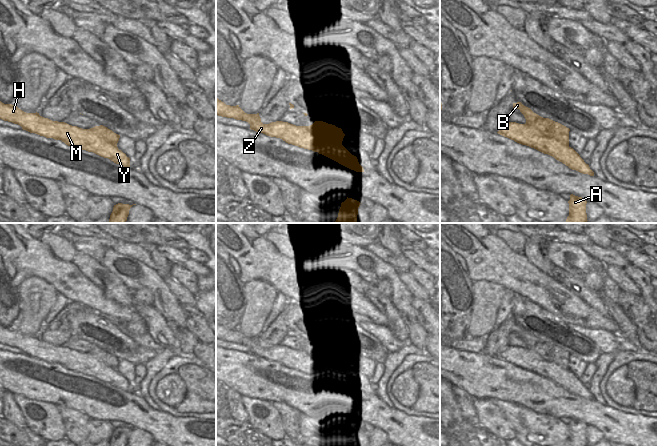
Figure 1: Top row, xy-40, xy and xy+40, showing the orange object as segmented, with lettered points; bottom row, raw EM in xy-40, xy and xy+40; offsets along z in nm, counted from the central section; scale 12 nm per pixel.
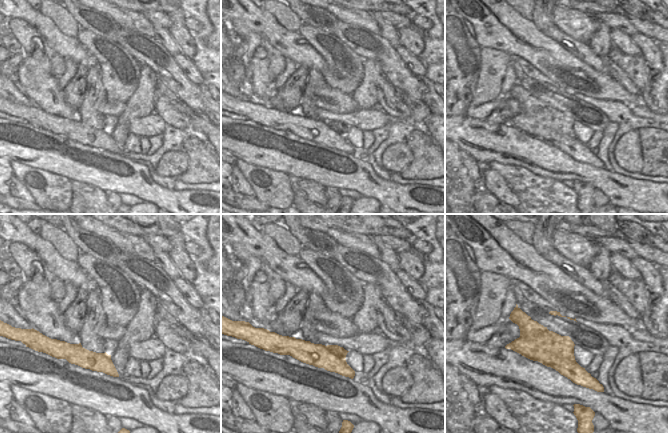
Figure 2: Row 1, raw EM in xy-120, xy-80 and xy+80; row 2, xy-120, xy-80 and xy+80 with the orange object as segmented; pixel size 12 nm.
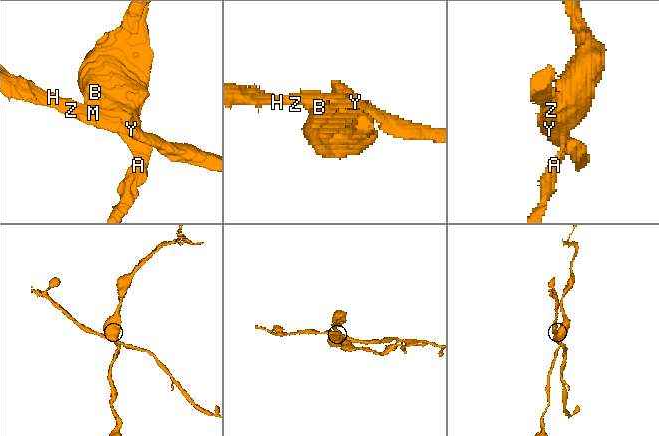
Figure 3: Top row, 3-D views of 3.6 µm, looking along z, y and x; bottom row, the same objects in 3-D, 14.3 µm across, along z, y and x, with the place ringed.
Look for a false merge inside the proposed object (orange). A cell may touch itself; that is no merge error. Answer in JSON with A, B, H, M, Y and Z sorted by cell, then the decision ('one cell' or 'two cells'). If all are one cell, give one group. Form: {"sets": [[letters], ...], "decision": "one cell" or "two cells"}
{"sets": [["A", "B"], ["H", "M", "Y", "Z"]], "decision": "two cells"}

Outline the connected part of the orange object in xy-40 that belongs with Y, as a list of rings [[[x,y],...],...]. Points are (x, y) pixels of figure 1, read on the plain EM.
[[[0,325],[0,343],[18,348],[23,354],[46,362],[61,364],[68,370],[93,376],[108,382],[116,388],[130,391],[130,382],[118,373],[117,368],[108,366],[98,357],[89,353],[82,353],[65,346],[52,345],[39,337],[26,337],[12,328]]]

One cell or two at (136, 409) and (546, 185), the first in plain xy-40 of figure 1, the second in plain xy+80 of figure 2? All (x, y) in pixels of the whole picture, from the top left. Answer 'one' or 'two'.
two

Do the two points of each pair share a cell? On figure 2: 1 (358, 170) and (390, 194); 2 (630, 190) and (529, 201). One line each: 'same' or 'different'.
1: same
2: different

